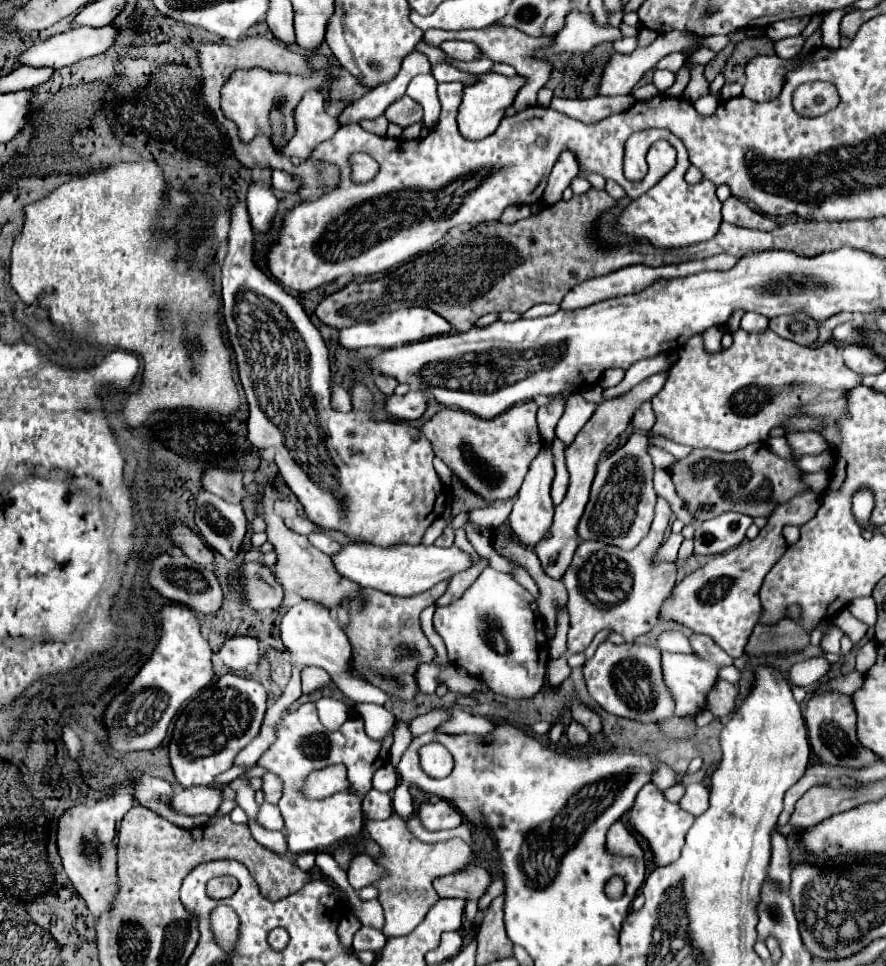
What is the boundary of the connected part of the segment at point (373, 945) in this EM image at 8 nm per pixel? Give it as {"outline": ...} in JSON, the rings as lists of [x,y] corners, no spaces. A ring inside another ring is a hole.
{"outline":[[[360,928],[356,934],[354,934],[354,950],[382,950],[386,946],[388,938],[380,932],[380,930],[374,930],[374,928]]]}

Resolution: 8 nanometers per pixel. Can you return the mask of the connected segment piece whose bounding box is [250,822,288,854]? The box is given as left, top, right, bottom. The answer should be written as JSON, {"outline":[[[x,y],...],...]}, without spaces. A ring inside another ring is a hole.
{"outline":[[[250,822],[250,830],[252,830],[252,836],[266,848],[278,852],[278,854],[286,854],[288,846],[286,846],[286,838],[282,832],[270,832],[270,830],[264,830],[262,826],[258,826],[256,822]]]}

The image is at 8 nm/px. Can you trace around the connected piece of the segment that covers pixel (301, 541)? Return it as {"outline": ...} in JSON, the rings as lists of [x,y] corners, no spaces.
{"outline":[[[260,494],[258,500],[258,512],[264,516],[266,524],[268,524],[268,542],[274,544],[274,550],[278,554],[278,564],[274,568],[280,584],[284,586],[284,590],[292,590],[296,594],[300,594],[306,600],[318,600],[320,604],[326,604],[326,608],[336,608],[340,602],[350,600],[350,596],[354,596],[354,592],[358,592],[358,584],[346,580],[344,576],[340,576],[332,564],[332,558],[326,556],[324,552],[316,550],[306,536],[300,536],[292,530],[286,528],[284,520],[280,516],[274,514],[272,510],[272,500]]]}

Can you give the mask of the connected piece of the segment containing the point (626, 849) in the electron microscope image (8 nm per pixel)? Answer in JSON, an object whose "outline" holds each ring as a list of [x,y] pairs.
{"outline":[[[616,822],[608,834],[606,834],[606,850],[616,856],[634,856],[642,858],[642,848],[638,846],[636,838],[630,834],[630,830],[622,824]]]}

